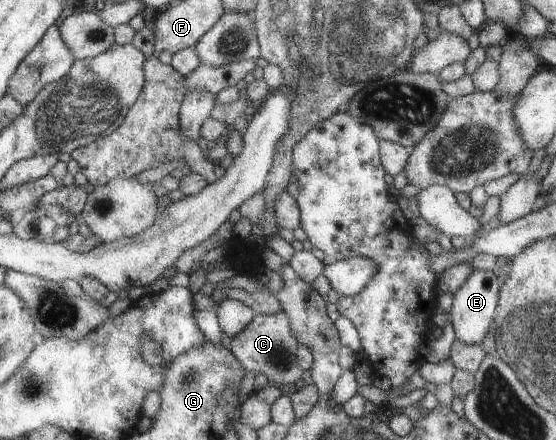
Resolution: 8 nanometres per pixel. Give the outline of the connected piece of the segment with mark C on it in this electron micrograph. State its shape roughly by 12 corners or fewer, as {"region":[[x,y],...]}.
{"region":[[282,309],[255,314],[230,337],[246,372],[292,385],[303,369],[299,341]]}

